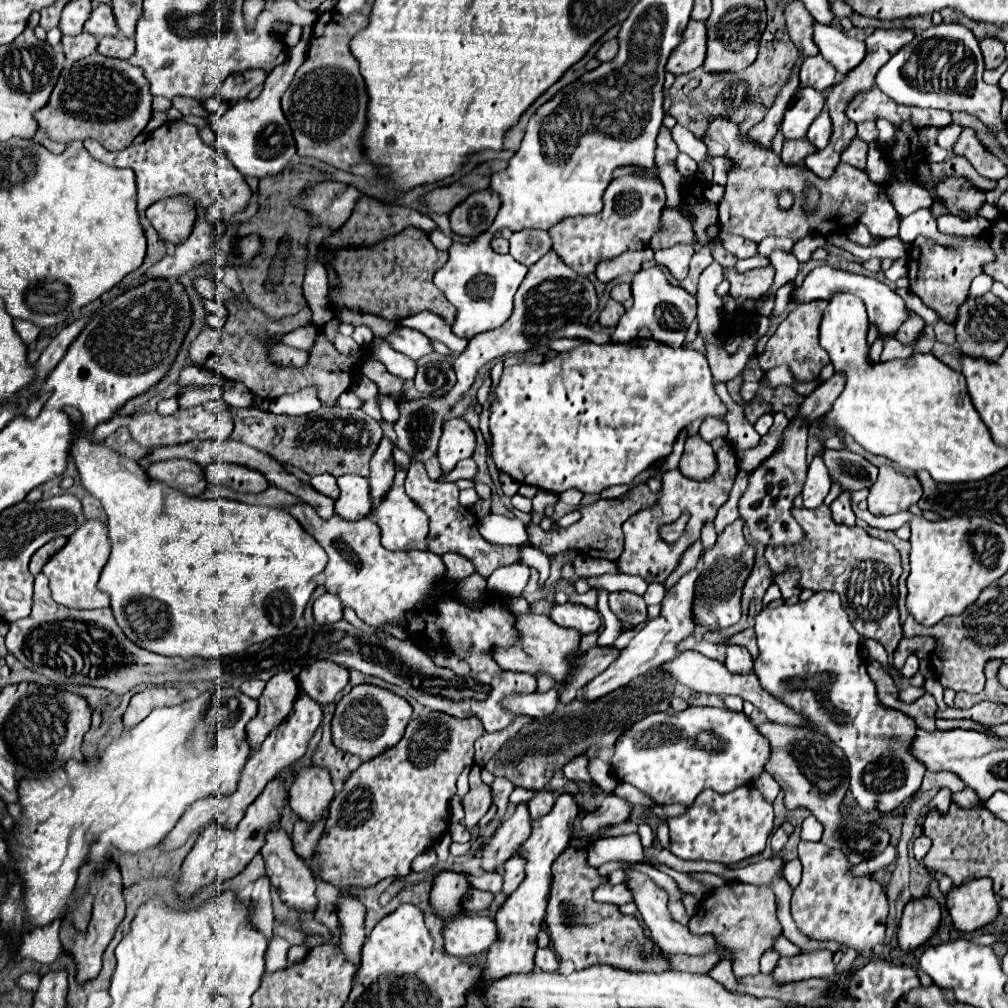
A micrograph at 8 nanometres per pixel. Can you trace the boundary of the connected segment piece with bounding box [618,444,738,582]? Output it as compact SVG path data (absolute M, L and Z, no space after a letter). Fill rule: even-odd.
M724 444L722 450L716 454L716 458L718 458L718 472L708 482L694 482L686 478L680 470L668 470L662 474L662 492L658 504L654 508L640 510L632 518L628 518L628 522L624 522L624 556L618 558L620 572L638 574L646 582L664 582L674 572L674 568L680 564L682 554L700 538L702 528L714 520L718 508L728 500L730 488L738 474L736 452L730 444ZM684 512L690 514L688 526L684 530L684 540L678 540L674 544L664 542L660 538L660 528L676 522Z

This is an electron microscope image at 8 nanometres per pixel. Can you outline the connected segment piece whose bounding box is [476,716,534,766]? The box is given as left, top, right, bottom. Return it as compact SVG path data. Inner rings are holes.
M516 716L514 722L510 726L506 726L504 730L498 730L498 732L492 732L492 734L484 734L480 736L480 740L476 742L476 764L486 764L510 738L514 738L526 724L534 722L534 718L528 718L528 716Z

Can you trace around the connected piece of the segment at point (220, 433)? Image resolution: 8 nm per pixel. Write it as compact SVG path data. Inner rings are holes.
M210 400L204 404L198 404L194 408L188 410L178 410L172 416L160 416L156 412L150 414L133 414L133 415L116 415L114 418L99 424L92 433L92 438L96 443L102 443L108 436L113 434L115 430L122 426L130 428L132 438L146 446L146 448L156 448L156 446L166 446L166 444L182 444L182 442L190 442L190 440L228 440L234 426L232 426L232 418L226 410L226 404L222 400Z

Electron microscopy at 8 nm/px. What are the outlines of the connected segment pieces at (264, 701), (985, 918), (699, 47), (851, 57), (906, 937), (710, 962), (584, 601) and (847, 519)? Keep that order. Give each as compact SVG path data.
M280 670L268 680L260 696L260 716L248 722L248 742L252 748L260 746L264 738L290 714L298 694L300 688L292 670Z
M976 878L946 896L948 912L960 932L974 932L994 922L1000 914L1000 898L990 878Z
M690 20L684 30L682 42L670 54L666 70L672 72L674 76L692 72L694 68L702 66L704 56L706 56L706 26L704 22Z
M814 20L814 44L820 48L824 60L828 60L840 74L858 66L864 58L864 42L846 36L840 28L826 26Z
M924 896L920 900L910 900L904 908L898 942L904 952L914 952L924 946L940 928L940 906L934 898Z
M706 954L706 956L668 956L674 970L686 970L696 974L708 974L708 970L720 960L718 954Z
M590 588L586 594L574 594L574 596L570 596L570 602L582 604L582 606L588 606L588 608L596 608L598 590L596 588Z
M842 492L832 504L830 504L830 510L836 518L836 522L840 524L846 524L846 526L856 526L856 514L852 510L852 498L850 498L850 492Z

